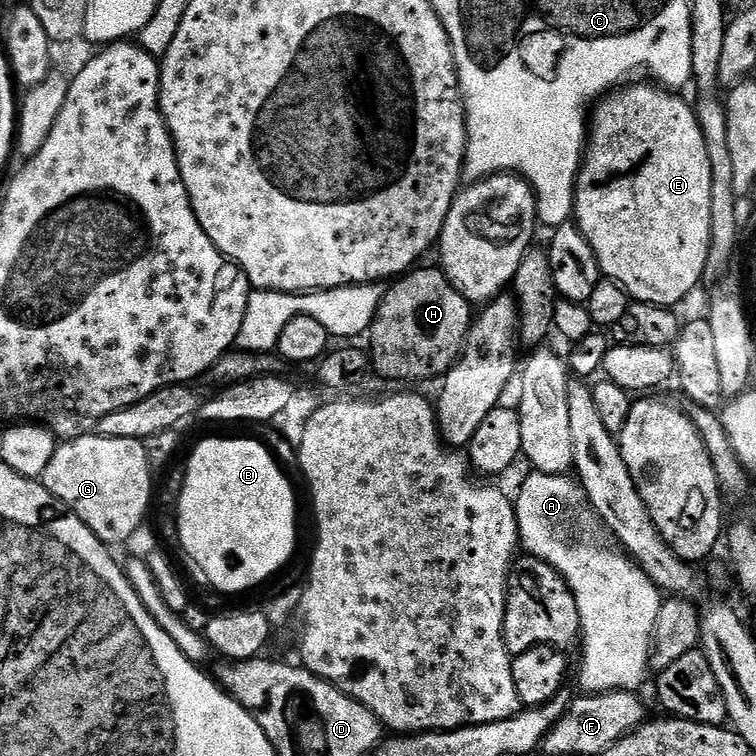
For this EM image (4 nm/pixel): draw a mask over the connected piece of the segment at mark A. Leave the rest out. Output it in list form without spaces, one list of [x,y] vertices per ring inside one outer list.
[[[535,470],[529,473],[520,484],[520,493],[514,496],[520,542],[527,555],[537,556],[554,566],[554,570],[558,570],[558,574],[570,586],[574,602],[578,602],[582,648],[584,644],[584,653],[580,656],[579,691],[584,694],[636,692],[644,675],[649,675],[650,672],[652,635],[658,622],[662,593],[635,560],[610,542],[610,533],[604,527],[599,514],[592,508],[579,480],[568,474],[555,476]]]

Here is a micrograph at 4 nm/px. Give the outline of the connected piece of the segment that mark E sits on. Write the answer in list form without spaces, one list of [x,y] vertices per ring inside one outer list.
[[[647,82],[648,84],[632,84],[627,86],[617,87],[615,90],[609,91],[607,95],[603,97],[591,109],[590,112],[590,127],[588,129],[588,138],[586,141],[586,147],[584,149],[584,159],[580,162],[580,172],[576,176],[576,199],[574,201],[574,223],[580,232],[586,238],[586,242],[590,242],[590,246],[594,250],[594,254],[598,258],[598,266],[601,273],[609,280],[615,280],[617,284],[621,284],[623,288],[628,291],[629,297],[633,301],[642,304],[657,304],[663,308],[669,306],[676,306],[679,300],[684,300],[696,287],[700,284],[700,279],[703,281],[706,276],[706,269],[708,267],[708,251],[710,250],[710,157],[706,155],[706,138],[702,138],[702,130],[698,126],[698,118],[696,117],[695,107],[691,103],[688,104],[680,97],[675,91],[669,90],[663,86],[657,86],[655,83]]]

